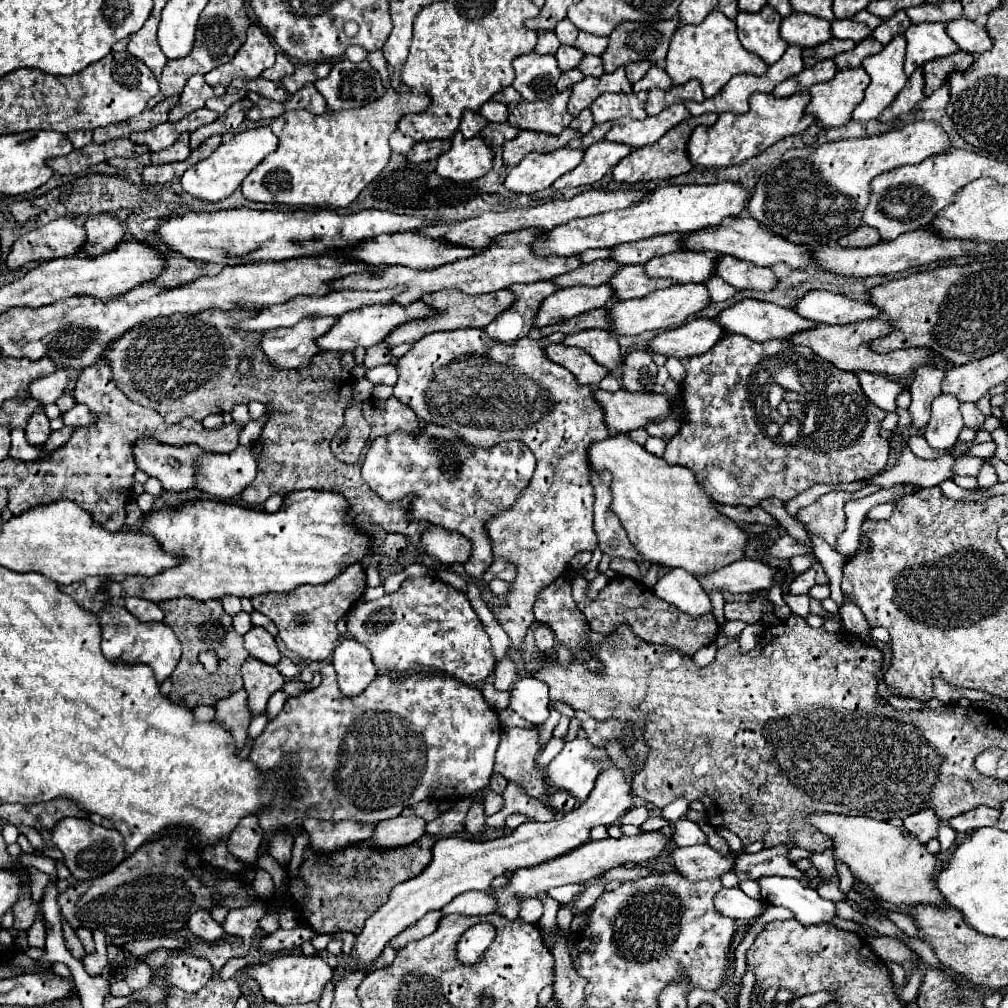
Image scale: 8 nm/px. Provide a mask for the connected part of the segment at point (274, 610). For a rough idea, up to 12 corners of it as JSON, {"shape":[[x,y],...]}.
{"shape":[[363,564],[327,584],[253,596],[301,658],[321,662],[361,600]]}

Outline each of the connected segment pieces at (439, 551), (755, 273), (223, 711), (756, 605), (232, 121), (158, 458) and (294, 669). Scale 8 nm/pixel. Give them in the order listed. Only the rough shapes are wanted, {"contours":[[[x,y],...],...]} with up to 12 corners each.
{"contours":[[[433,524],[423,550],[443,564],[465,562],[469,540]],[[733,256],[715,260],[715,274],[737,290],[769,290],[769,268]],[[239,690],[215,704],[215,720],[235,736],[241,750],[247,740],[251,710]],[[727,602],[725,618],[745,624],[759,622],[773,606],[759,602]],[[243,98],[213,124],[191,134],[191,150],[209,136],[233,136],[251,100]],[[141,438],[137,466],[165,490],[197,486],[201,448],[173,448]],[[281,658],[277,670],[285,678],[295,678],[301,666],[291,658]]]}

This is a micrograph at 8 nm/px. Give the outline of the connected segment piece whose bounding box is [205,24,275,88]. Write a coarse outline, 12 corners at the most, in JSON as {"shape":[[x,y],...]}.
{"shape":[[251,24],[235,58],[205,80],[229,86],[235,78],[257,78],[275,64],[267,34]]}

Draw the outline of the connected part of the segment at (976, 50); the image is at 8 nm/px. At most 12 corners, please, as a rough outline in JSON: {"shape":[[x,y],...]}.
{"shape":[[967,18],[949,22],[947,34],[963,52],[991,48],[987,30]]}

